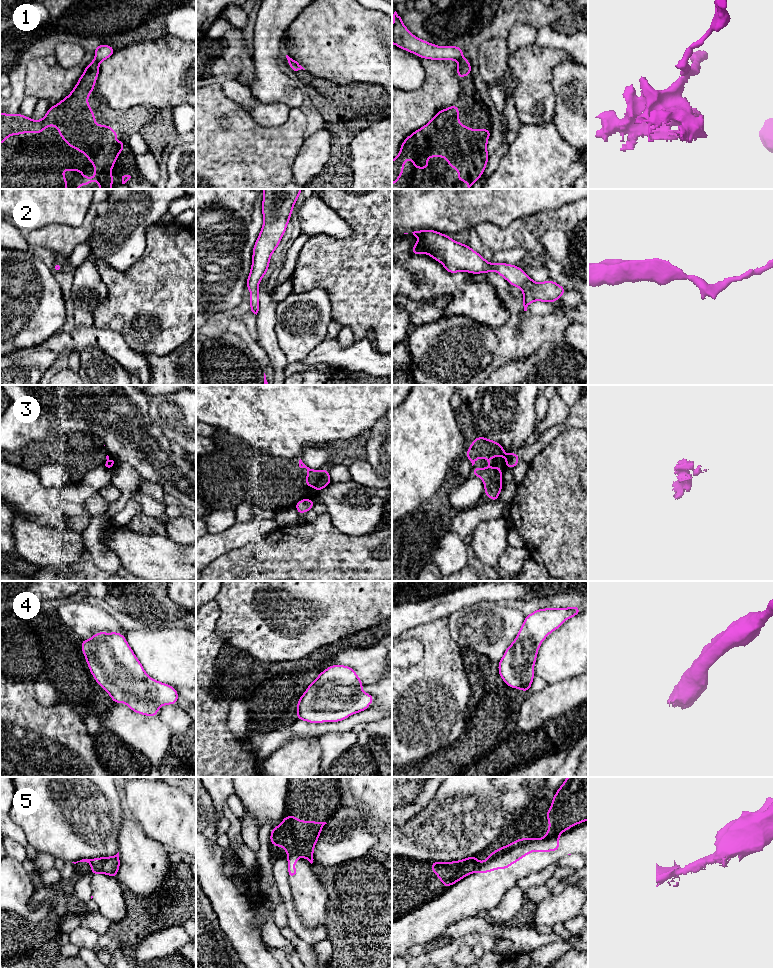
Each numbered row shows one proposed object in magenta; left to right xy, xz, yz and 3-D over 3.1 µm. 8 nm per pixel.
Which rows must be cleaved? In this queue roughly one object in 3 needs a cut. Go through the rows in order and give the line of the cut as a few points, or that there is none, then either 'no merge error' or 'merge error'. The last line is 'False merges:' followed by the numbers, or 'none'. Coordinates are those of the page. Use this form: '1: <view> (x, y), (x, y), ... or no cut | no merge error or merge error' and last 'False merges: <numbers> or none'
1: xy (94, 59), (99, 62) | merge error
2: no cut | no merge error
3: yz (508, 457), (506, 459) | merge error
4: no cut | no merge error
5: no cut | no merge error
False merges: 1, 3

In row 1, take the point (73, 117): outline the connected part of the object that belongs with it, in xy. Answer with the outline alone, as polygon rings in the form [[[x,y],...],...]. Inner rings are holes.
[[[94,59],[87,65],[70,95],[48,109],[45,117],[39,121],[24,117],[19,112],[15,116],[0,112],[0,145],[12,134],[18,136],[20,133],[42,133],[49,125],[54,125],[59,130],[59,136],[71,148],[78,149],[80,153],[87,155],[87,159],[95,166],[95,176],[84,177],[81,169],[61,169],[63,180],[67,182],[65,189],[77,189],[80,185],[89,185],[92,181],[98,181],[100,189],[111,189],[114,177],[110,172],[119,153],[124,150],[123,141],[111,140],[112,137],[119,137],[119,133],[108,125],[97,125],[95,114],[91,111],[91,106],[87,104],[87,94],[92,94],[95,80],[99,75],[99,63]]]

